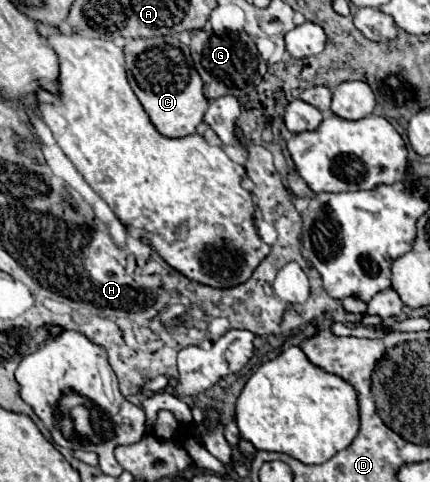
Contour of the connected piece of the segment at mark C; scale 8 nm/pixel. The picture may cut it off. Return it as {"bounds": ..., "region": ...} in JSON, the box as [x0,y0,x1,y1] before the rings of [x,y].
{"bounds":[125,37,209,137],"region":[[[165,37],[129,39],[125,45],[125,59],[129,85],[145,107],[155,129],[165,137],[185,137],[195,133],[209,103],[203,95],[203,81],[193,67],[189,47],[179,39],[167,41]]]}

